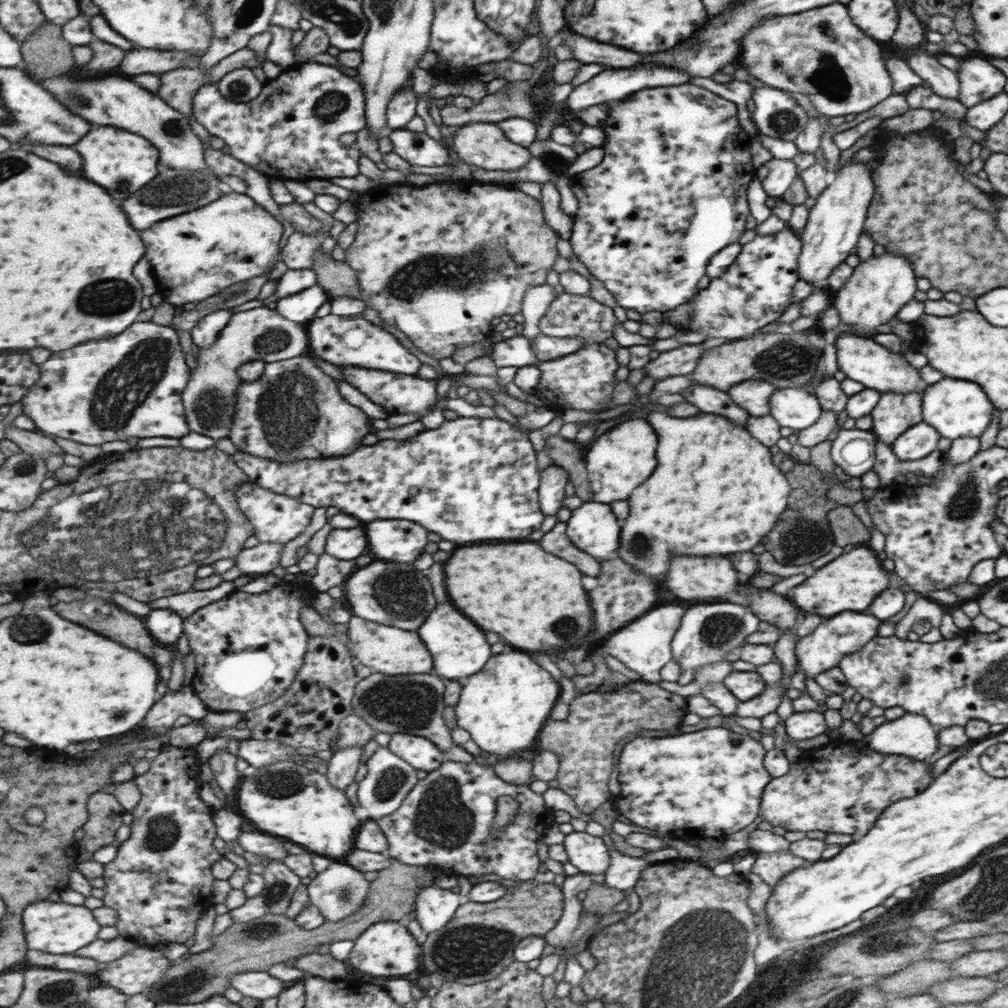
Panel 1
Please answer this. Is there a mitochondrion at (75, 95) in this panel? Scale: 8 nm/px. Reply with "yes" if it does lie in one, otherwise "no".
yes

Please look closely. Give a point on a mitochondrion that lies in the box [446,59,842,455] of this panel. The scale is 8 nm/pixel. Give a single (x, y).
(784, 360)

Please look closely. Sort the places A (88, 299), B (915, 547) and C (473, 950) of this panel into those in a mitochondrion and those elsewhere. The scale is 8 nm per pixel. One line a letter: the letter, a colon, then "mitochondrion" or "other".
A: mitochondrion
B: other
C: mitochondrion

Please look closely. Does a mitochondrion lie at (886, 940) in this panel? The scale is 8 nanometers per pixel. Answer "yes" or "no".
yes

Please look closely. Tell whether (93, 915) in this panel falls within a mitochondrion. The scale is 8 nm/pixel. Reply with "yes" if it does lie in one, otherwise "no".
no

